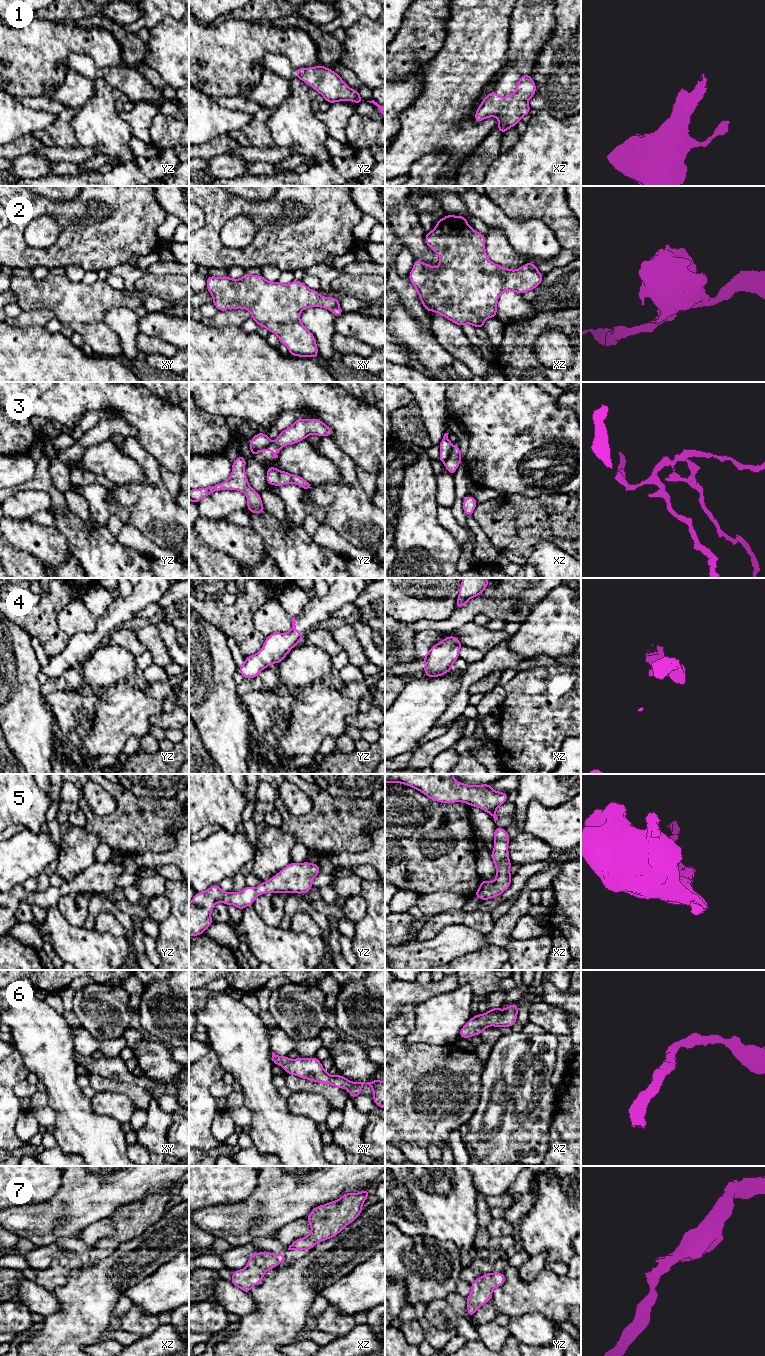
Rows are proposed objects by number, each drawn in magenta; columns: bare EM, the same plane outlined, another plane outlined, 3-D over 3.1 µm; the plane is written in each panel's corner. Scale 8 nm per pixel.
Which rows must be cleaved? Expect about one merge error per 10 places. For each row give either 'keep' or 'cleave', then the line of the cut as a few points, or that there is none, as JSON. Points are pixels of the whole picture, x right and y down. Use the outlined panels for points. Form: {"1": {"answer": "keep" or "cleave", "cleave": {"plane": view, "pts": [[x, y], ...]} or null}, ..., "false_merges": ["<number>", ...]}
{"1": {"answer": "keep", "cleave": null}, "2": {"answer": "cleave", "cleave": {"plane": "xy", "pts": [[338, 306], [330, 310]]}}, "3": {"answer": "cleave", "cleave": {"plane": "yz", "pts": [[271, 441], [253, 454]]}}, "4": {"answer": "keep", "cleave": null}, "5": {"answer": "keep", "cleave": null}, "6": {"answer": "keep", "cleave": null}, "7": {"answer": "keep", "cleave": null}, "false_merges": ["2", "3"]}

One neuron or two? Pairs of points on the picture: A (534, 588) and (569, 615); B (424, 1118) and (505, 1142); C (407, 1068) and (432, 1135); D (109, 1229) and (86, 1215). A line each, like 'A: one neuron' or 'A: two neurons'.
A: two neurons
B: two neurons
C: one neuron
D: two neurons

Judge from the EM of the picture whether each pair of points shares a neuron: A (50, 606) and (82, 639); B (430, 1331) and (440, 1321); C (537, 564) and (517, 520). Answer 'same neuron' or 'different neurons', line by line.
A: different neurons
B: different neurons
C: different neurons

